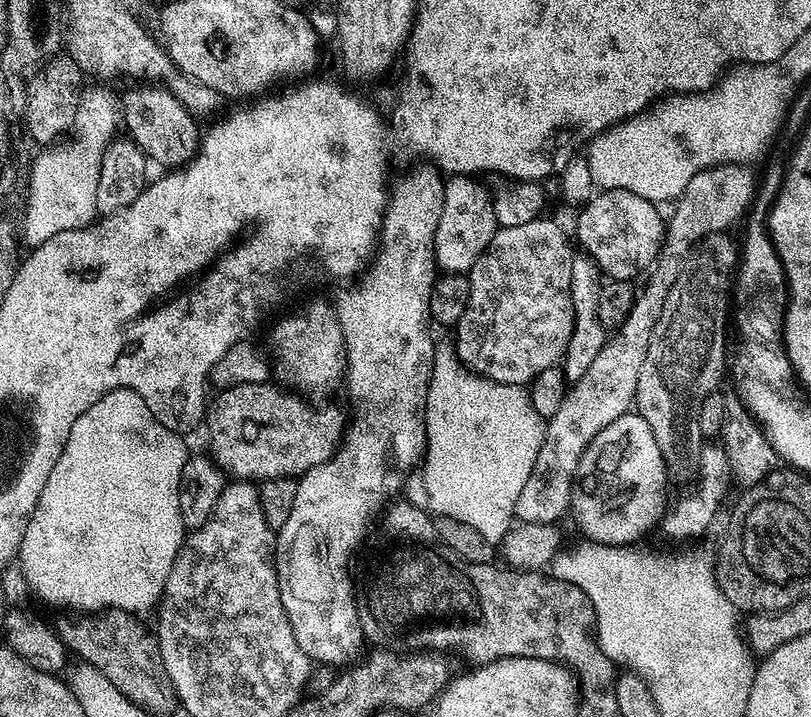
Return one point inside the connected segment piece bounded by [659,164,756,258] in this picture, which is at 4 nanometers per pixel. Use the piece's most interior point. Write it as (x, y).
(715, 198)

